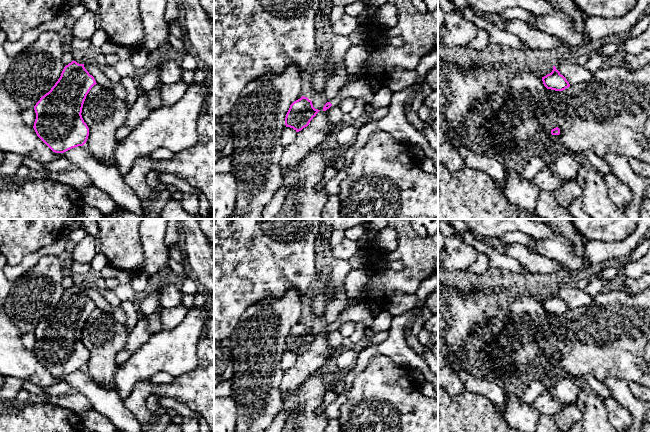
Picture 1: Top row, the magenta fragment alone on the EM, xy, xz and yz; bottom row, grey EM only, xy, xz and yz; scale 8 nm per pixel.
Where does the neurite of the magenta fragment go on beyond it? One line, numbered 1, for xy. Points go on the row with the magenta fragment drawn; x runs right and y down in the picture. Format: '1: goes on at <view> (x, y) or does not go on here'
1: does not go on here

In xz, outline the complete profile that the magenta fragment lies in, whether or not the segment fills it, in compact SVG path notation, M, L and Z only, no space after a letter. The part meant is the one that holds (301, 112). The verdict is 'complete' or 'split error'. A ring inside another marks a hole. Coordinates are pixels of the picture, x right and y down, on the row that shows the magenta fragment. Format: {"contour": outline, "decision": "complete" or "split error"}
{"contour": "M302 96L290 105L285 117L285 125L299 132L309 125L319 111L313 107L311 100Z", "decision": "complete"}

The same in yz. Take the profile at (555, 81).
{"contour": "M553 66L553 70L550 74L542 77L542 81L547 89L555 91L563 91L566 88L570 87L569 82L563 75L560 74L555 66Z", "decision": "complete"}

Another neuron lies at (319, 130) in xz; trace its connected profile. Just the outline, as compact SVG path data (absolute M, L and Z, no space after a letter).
M319 111L307 127L297 132L294 142L283 149L280 161L282 173L294 168L308 152L323 145L334 134L327 112Z

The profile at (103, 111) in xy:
M94 85L86 96L82 118L89 128L88 152L107 164L118 145L117 130L127 122L129 108L111 89Z

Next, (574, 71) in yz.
M566 57L555 64L556 69L569 82L570 86L591 80L593 73L584 67L583 62Z

